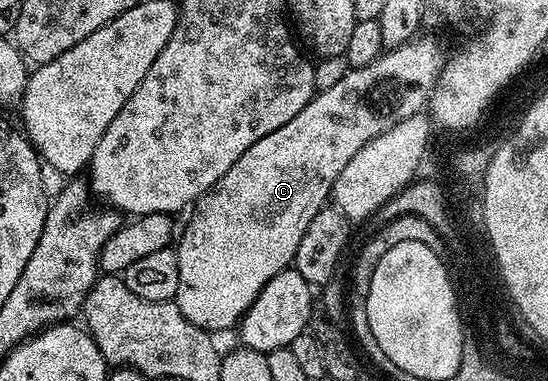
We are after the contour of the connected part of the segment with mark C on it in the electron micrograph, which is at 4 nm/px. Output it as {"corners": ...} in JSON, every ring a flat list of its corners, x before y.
{"corners":[[429,34,418,35,403,46,382,51,381,55,375,58,375,62,371,62,367,66,349,68,335,86,314,94,311,102,307,102,307,106,303,106,303,110,299,110,299,114,295,114,295,118,291,118,291,122,279,126,279,130,271,130,271,134,267,134,267,138,259,138,259,142,255,142,255,146,251,146,251,150,247,150,247,154,243,154,243,158,239,158,239,162,235,162,235,166,231,166,231,170,227,170,227,174,223,174,223,178,219,178,219,182,215,182,215,186,196,201,195,207,192,209,192,212,194,211,193,217,190,218,185,233,182,236,180,233,175,244,175,251,179,258,179,290,175,302,179,306,183,318,187,318,187,322,204,328,210,334,218,334,217,332,223,331,224,328,236,329,240,325,242,316,255,302,255,298,259,298,263,286,267,286,267,282,271,282,271,278,275,278,275,274,285,271,294,263,296,250,299,249,299,242,303,239,304,231,307,230,311,220,319,214,322,208,330,203,335,178,339,178,339,174,343,174,343,166,347,166,347,162,351,162,351,158,355,158,355,154,359,154,359,150,363,150,363,146,367,146,367,142,371,142,371,138,383,134,393,124,403,122,404,119,422,111,428,105,429,96,433,93,433,87,441,73,443,52,441,56,440,46,431,37,425,35]]}

